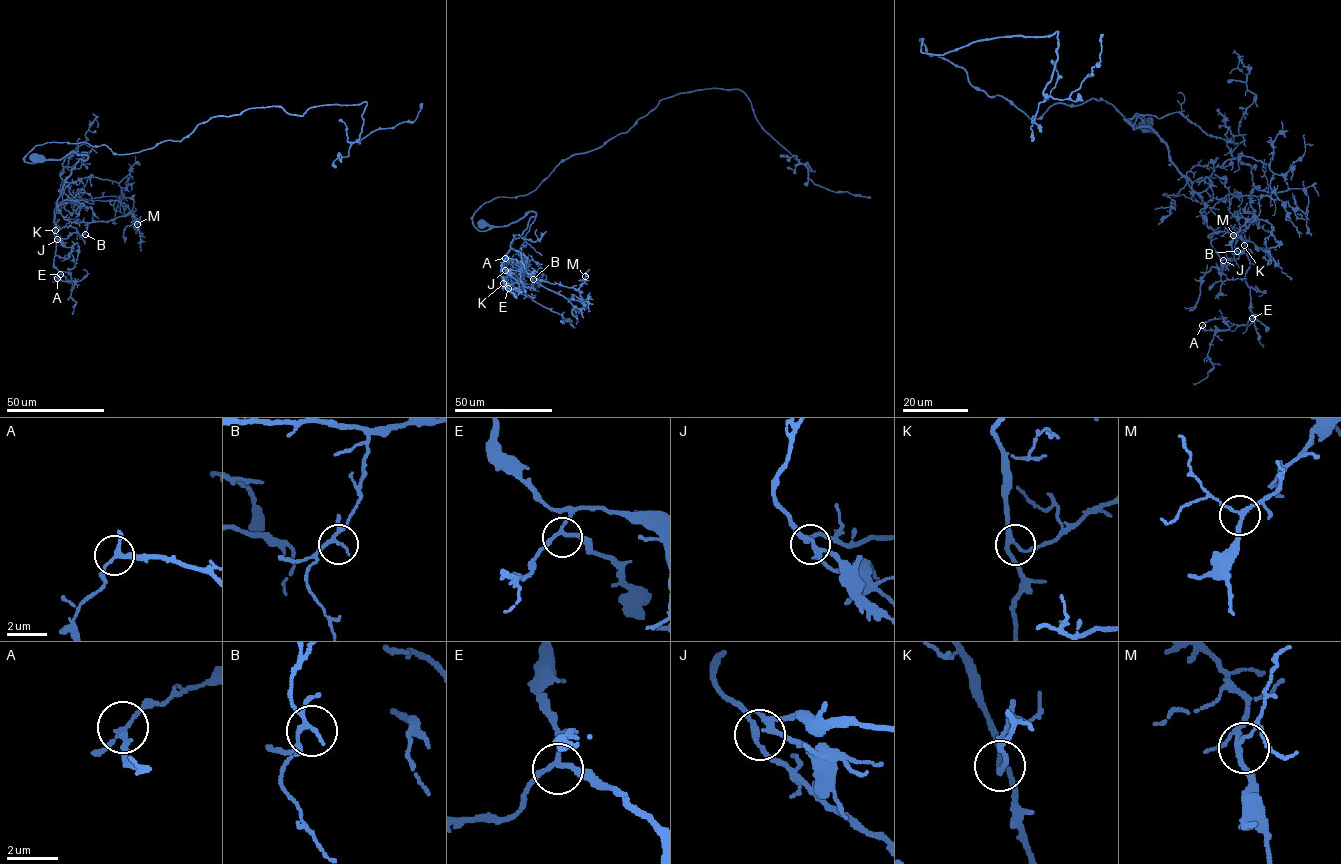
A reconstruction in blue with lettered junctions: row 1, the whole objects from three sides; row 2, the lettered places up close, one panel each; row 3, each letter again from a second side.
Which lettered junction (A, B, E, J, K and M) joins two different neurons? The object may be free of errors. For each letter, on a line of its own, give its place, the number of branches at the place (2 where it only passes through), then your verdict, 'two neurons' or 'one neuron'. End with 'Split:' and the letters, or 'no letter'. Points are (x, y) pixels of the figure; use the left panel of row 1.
A: place (57, 278); branches 3; one neuron
B: place (85, 234); branches 3; one neuron
E: place (60, 274); branches 3; one neuron
J: place (57, 239); branches 3; one neuron
K: place (55, 230); branches 3; one neuron
M: place (137, 224); branches 3; one neuron
Split: no letter

